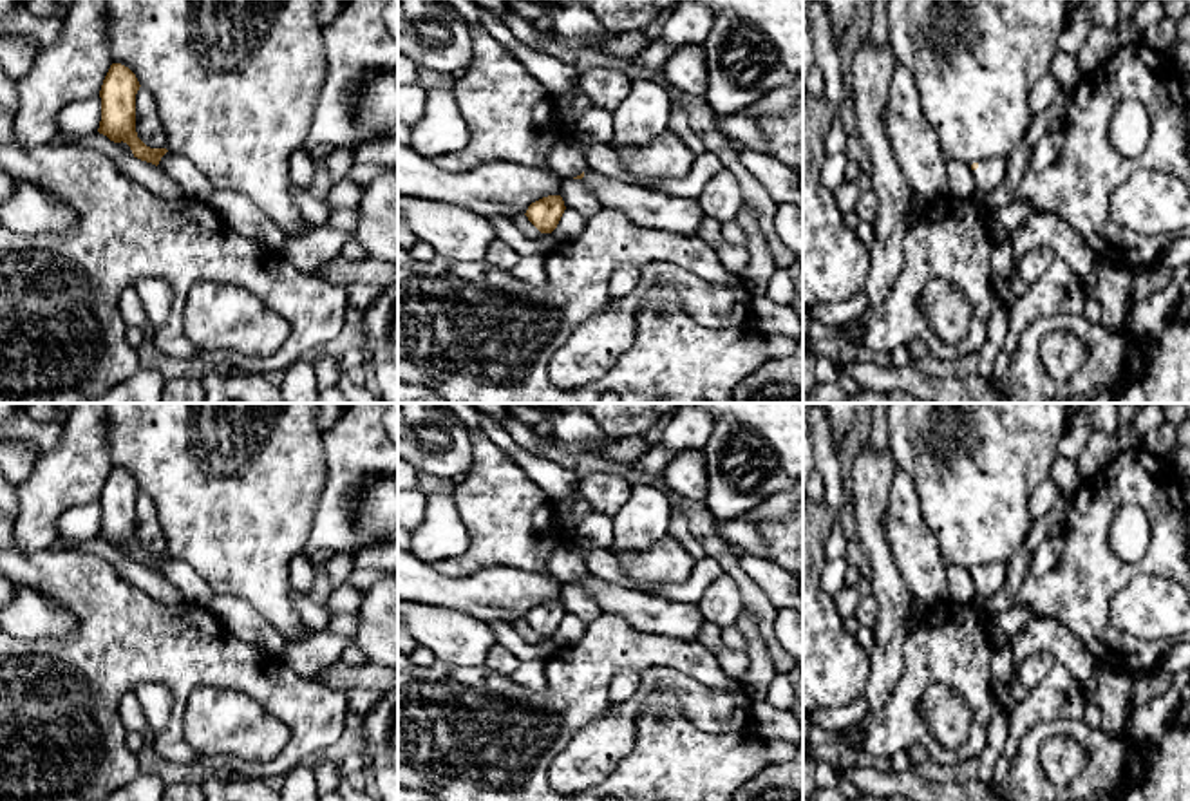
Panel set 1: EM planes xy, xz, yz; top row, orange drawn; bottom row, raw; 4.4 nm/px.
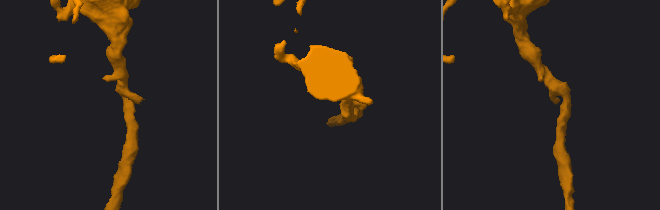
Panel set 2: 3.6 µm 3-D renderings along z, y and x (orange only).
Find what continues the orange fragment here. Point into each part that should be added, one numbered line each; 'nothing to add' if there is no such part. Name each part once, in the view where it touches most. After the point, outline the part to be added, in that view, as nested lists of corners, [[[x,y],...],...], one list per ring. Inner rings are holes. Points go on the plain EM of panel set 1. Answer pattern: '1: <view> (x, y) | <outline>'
1: yz (988, 581) | [[[995,562],[991,566],[978,568],[978,573],[971,577],[977,589],[977,597],[991,597],[1006,584],[1006,564]]]

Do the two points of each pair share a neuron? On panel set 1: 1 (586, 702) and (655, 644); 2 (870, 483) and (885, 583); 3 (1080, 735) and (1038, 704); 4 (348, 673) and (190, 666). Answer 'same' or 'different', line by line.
1: same
2: same
3: different
4: different

